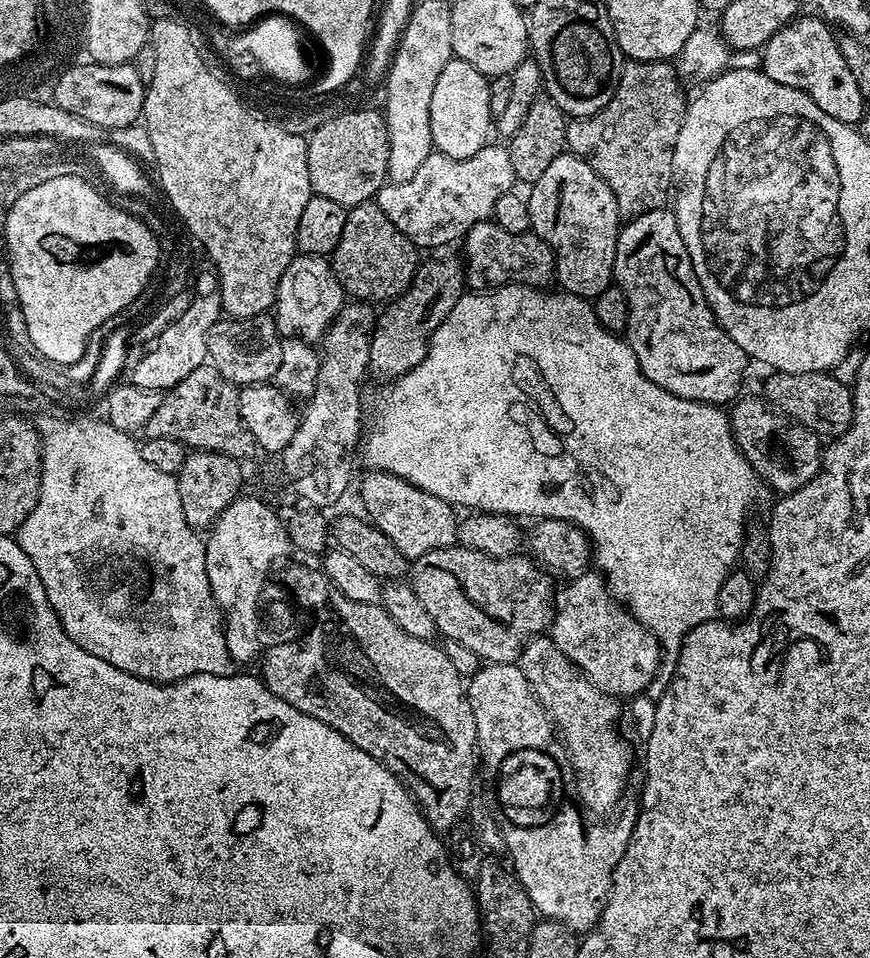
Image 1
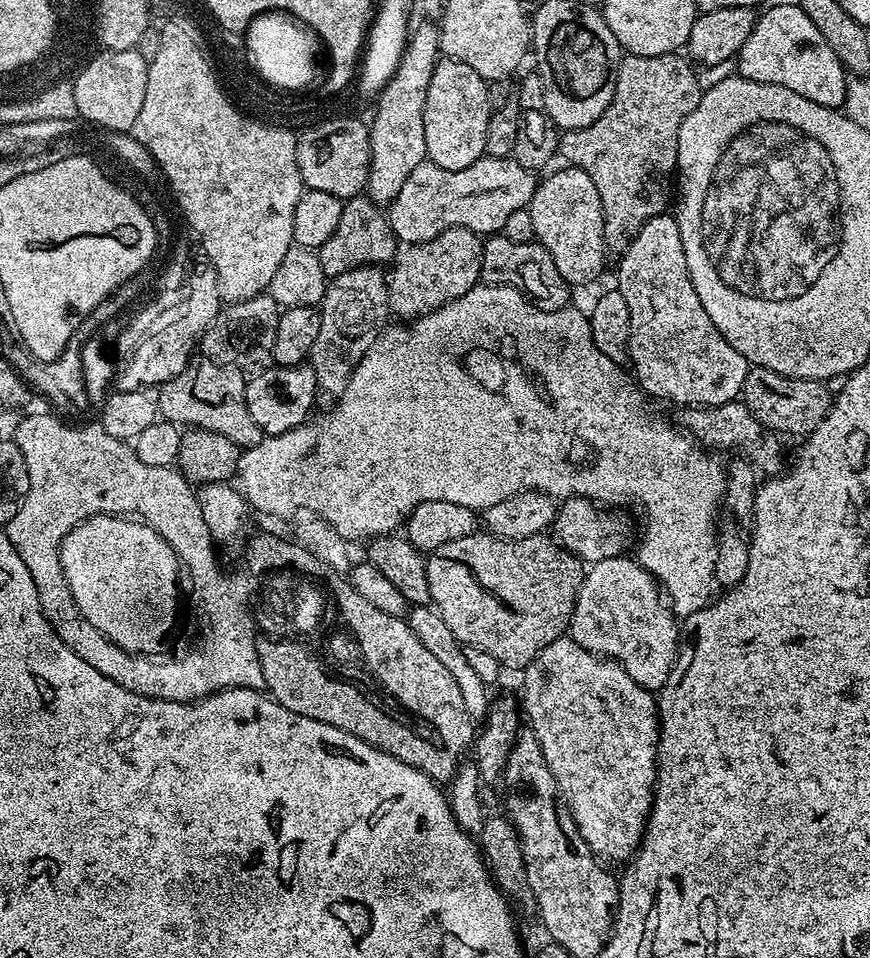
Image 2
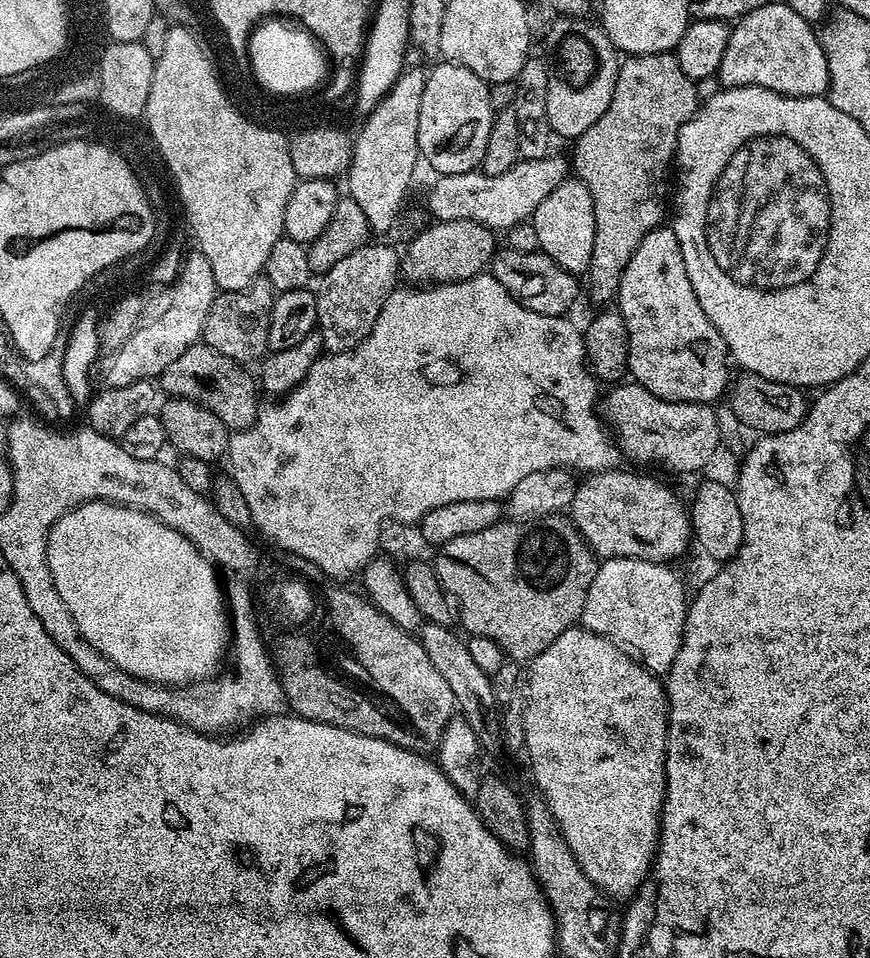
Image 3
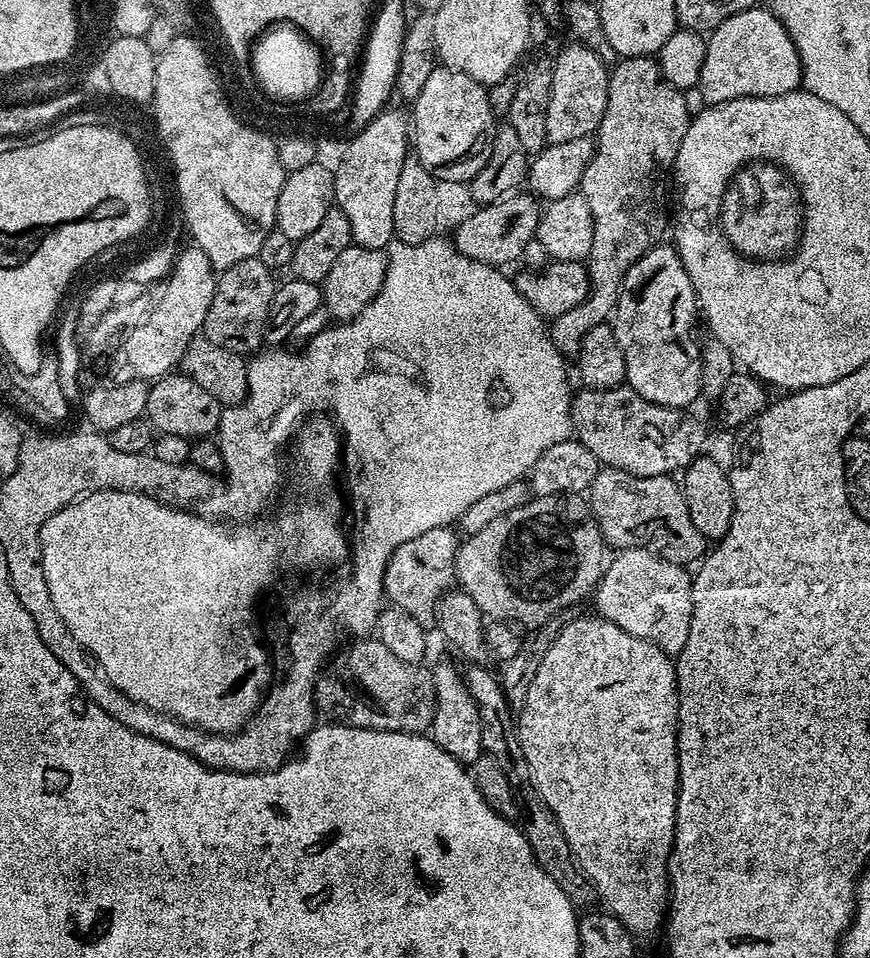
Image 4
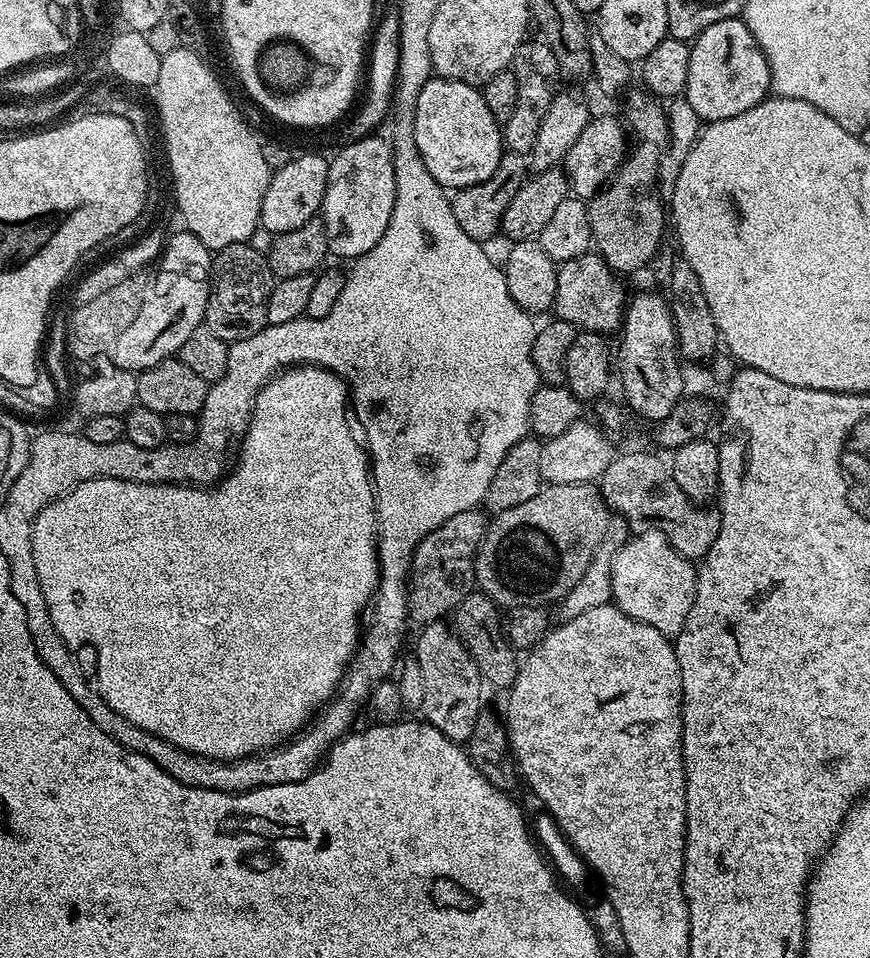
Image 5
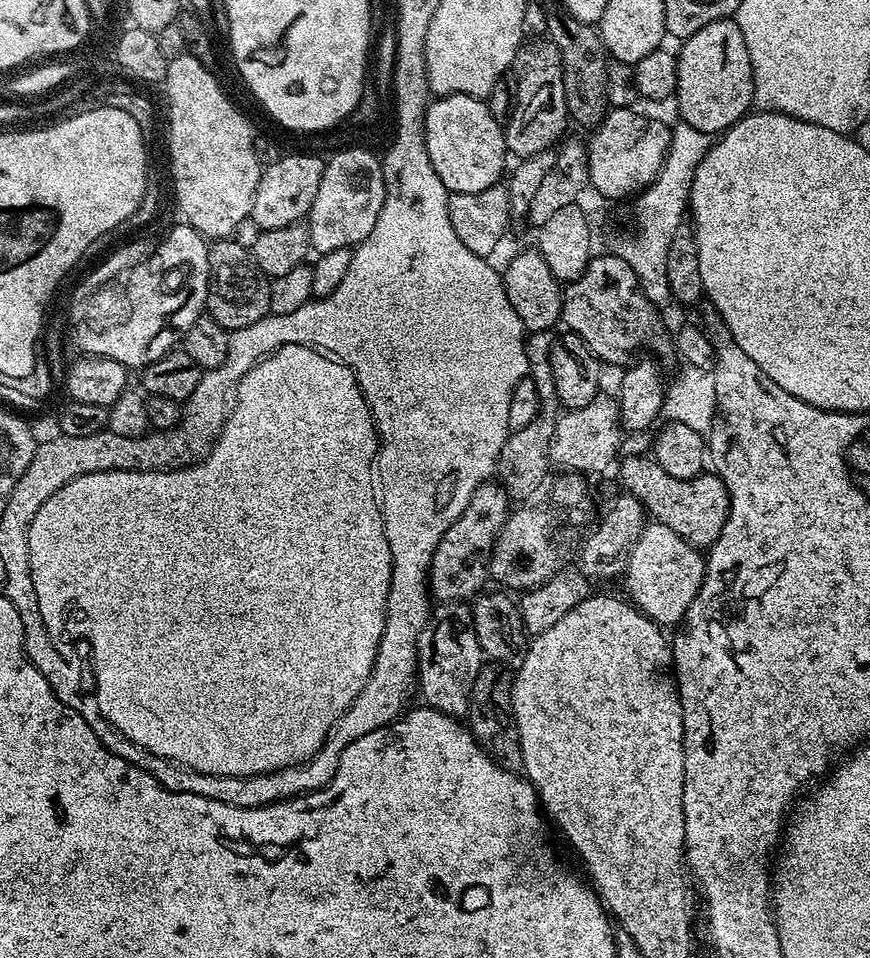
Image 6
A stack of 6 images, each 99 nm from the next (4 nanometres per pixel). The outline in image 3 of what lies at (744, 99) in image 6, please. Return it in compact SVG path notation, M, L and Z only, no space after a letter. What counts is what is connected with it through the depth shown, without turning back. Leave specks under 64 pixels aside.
M766 2L762 6L758 6L758 10L750 10L745 16L739 17L739 19L731 25L725 53L722 54L722 60L720 62L718 80L721 80L721 85L723 85L724 88L745 88L751 84L757 84L760 88L769 88L783 96L824 96L828 91L828 56L824 53L824 47L821 39L818 37L818 32L815 32L812 28L815 27L813 27L806 18L802 18L802 14L790 10L790 6L786 6L782 2L776 2L776 4Z

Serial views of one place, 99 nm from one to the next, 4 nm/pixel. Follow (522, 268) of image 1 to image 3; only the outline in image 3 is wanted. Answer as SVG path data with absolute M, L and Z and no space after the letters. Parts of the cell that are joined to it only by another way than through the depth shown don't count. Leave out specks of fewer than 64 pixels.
M507 246L501 247L492 258L490 275L506 289L522 306L547 316L564 316L572 308L576 295L582 288L576 285L577 277L562 270L544 252L519 252Z

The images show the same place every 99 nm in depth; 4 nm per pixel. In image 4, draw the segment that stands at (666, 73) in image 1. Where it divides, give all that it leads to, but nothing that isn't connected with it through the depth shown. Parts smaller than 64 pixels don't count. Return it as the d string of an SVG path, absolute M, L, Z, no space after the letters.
M652 56L623 57L609 71L606 110L602 114L602 122L595 130L594 151L578 189L580 195L586 198L586 206L590 206L590 218L594 226L594 242L590 242L590 254L586 261L588 293L582 302L578 302L578 306L574 306L574 310L555 317L550 324L552 341L560 349L561 356L571 357L574 350L579 350L582 346L582 338L586 338L586 334L590 334L594 326L613 319L622 282L630 266L634 266L634 262L638 262L642 254L657 247L663 241L660 239L663 238L664 231L667 228L669 231L668 180L670 184L670 173L676 162L678 146L682 146L682 138L686 138L689 123L690 115L683 91L666 82L659 63Z

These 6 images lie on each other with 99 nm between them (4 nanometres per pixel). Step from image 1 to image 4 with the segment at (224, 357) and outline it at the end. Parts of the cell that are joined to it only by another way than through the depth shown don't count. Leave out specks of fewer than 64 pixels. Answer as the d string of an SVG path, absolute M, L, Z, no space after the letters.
M254 256L223 269L216 277L214 298L204 319L202 335L214 346L226 346L226 350L241 354L255 353L264 344L270 302L278 287L278 280L272 276L275 276L273 269Z

